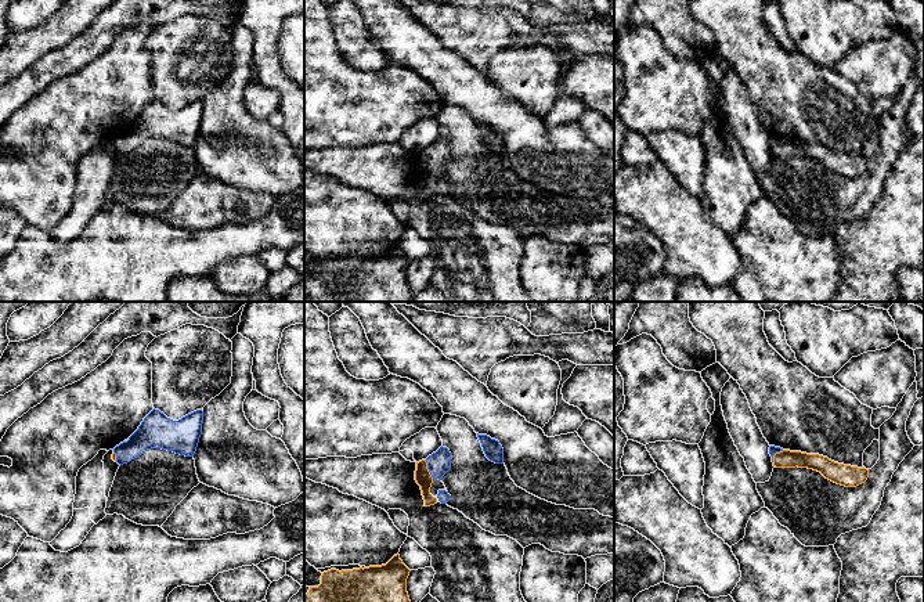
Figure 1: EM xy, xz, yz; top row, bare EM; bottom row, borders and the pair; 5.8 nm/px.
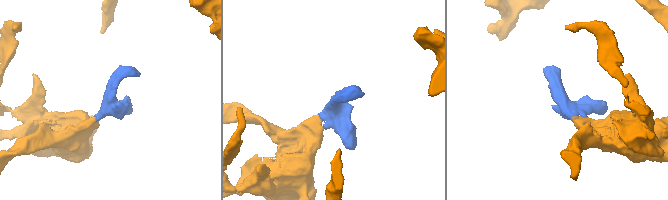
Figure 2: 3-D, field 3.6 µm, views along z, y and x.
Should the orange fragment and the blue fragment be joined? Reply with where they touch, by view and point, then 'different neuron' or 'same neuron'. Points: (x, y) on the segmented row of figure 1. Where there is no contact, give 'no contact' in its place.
contact xz (428, 469); same neuron

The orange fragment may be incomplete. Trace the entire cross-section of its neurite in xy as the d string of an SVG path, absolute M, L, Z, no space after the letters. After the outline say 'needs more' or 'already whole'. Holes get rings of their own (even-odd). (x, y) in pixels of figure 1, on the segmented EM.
M154 408L129 440L113 448L112 459L123 465L151 448L162 448L180 455L194 457L202 435L202 423L202 410L173 421Z | needs more

